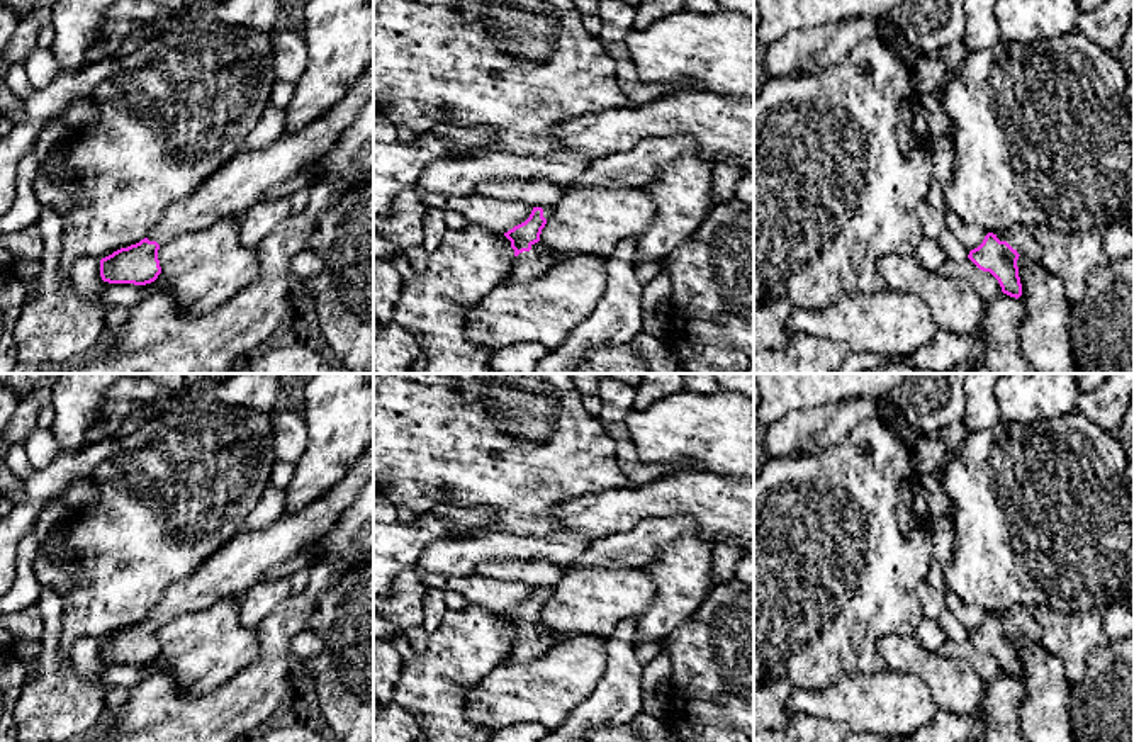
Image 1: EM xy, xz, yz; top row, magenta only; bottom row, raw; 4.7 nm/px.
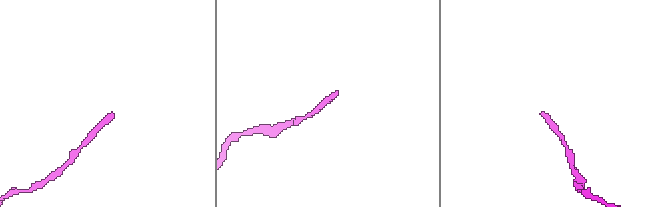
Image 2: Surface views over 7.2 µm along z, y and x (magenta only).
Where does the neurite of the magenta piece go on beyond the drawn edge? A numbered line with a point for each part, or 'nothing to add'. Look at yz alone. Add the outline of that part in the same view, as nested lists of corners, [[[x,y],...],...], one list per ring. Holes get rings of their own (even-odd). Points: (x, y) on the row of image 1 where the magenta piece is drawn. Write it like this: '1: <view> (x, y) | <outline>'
1: yz (1019, 238) | [[[1013,226],[1007,233],[996,234],[996,238],[1007,241],[1020,256],[1039,263],[1042,251],[1029,229]]]

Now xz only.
1: xz (532, 264) | [[[542,241],[531,245],[530,251],[523,251],[514,258],[511,278],[528,280],[540,277],[553,265],[564,263],[565,256],[550,251]]]

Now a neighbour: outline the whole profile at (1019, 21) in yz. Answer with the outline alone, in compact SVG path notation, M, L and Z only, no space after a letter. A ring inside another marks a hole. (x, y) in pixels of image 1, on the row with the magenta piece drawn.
M998 0L995 7L1000 39L1012 48L1066 36L1080 14L1078 0Z

